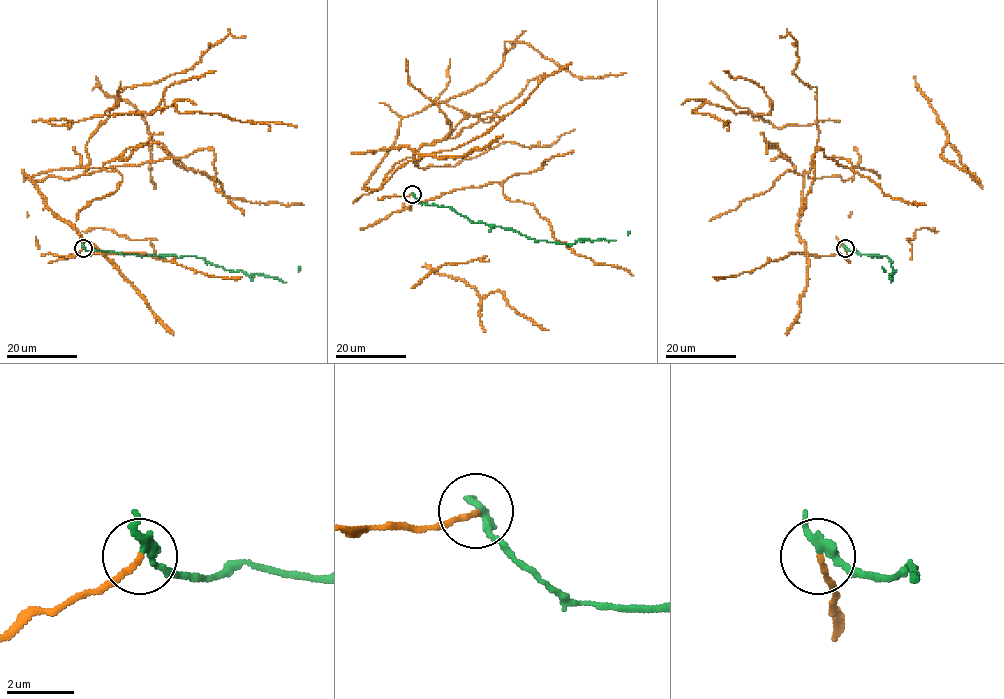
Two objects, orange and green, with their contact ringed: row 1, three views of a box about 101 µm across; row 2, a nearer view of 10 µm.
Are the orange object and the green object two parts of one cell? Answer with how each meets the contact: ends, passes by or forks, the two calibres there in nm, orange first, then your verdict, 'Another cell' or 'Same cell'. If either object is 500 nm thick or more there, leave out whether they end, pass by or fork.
At the ring orange ends. At the ring green passes by. Thickness 160 nm (orange) against 240 nm. Another cell

